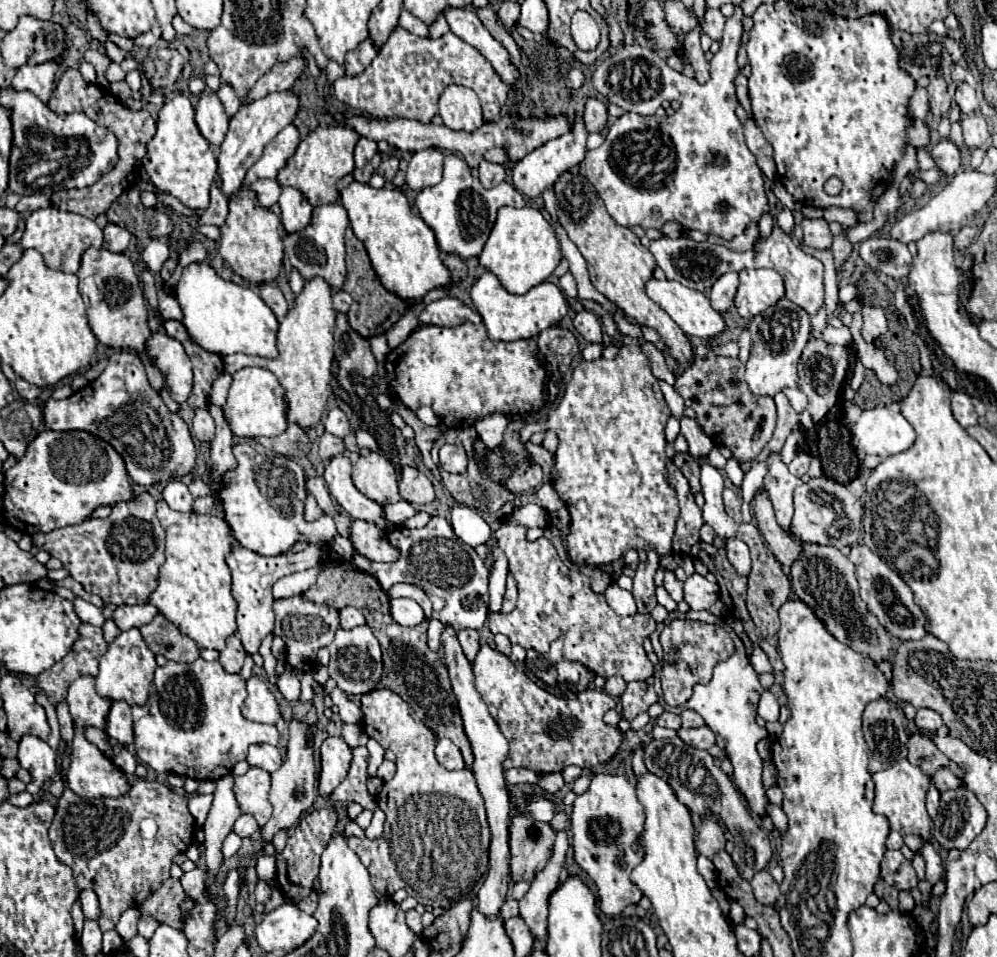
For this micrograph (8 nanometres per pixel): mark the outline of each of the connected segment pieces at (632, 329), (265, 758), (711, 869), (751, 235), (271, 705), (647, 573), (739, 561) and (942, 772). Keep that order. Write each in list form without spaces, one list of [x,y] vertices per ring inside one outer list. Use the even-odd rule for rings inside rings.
[[[612,313],[612,317],[614,317],[614,321],[618,323],[618,329],[620,329],[620,333],[622,335],[634,335],[634,337],[642,337],[642,333],[640,333],[640,329],[636,327],[636,325],[630,325],[624,317],[620,317],[620,315],[616,315],[616,313]]]
[[[250,745],[246,761],[252,767],[260,767],[268,773],[274,773],[282,765],[282,755],[272,745]]]
[[[698,855],[697,869],[700,871],[700,875],[704,877],[706,885],[710,889],[714,889],[716,887],[716,867],[714,867],[714,863],[710,859],[706,859],[704,855]]]
[[[752,225],[752,227],[748,227],[742,235],[734,237],[726,247],[728,247],[728,249],[746,251],[746,249],[750,249],[750,247],[752,247],[752,243],[754,243],[754,239],[756,239],[756,237],[758,237],[758,225]]]
[[[258,677],[248,679],[248,697],[242,703],[242,715],[248,721],[270,723],[270,725],[274,725],[280,719],[280,711],[274,695],[266,687],[266,683]]]
[[[648,551],[648,561],[644,565],[638,565],[634,575],[634,589],[632,595],[638,605],[638,613],[650,613],[656,607],[656,595],[654,595],[654,573],[660,567],[660,559],[656,551]]]
[[[728,539],[726,541],[726,551],[728,551],[728,561],[734,565],[738,575],[748,575],[752,569],[752,561],[750,561],[750,553],[748,553],[748,545],[740,539]]]
[[[940,767],[934,775],[932,775],[932,783],[936,785],[938,791],[946,791],[946,789],[956,789],[962,785],[962,779],[956,777],[948,767]]]

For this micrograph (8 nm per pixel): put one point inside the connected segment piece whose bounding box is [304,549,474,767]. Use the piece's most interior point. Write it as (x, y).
(411, 670)

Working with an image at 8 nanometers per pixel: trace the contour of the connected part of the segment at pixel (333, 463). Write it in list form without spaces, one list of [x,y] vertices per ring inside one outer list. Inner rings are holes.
[[[338,455],[338,457],[332,457],[328,461],[326,471],[324,471],[324,479],[326,479],[326,485],[332,493],[332,497],[338,501],[338,505],[352,519],[372,521],[384,533],[388,533],[392,529],[392,523],[388,523],[384,519],[382,507],[356,489],[356,485],[350,479],[350,473],[352,473],[352,463],[346,455]]]

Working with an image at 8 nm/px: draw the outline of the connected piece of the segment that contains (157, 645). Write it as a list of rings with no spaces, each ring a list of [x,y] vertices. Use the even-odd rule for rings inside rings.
[[[156,615],[148,625],[140,627],[140,633],[154,655],[164,655],[168,661],[190,663],[200,657],[196,643],[182,635],[164,615]]]

